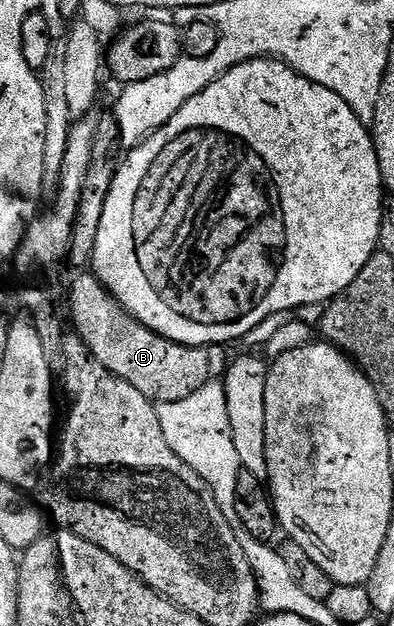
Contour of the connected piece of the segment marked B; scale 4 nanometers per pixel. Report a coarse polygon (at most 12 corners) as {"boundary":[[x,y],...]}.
{"boundary":[[91,271],[68,289],[75,336],[156,405],[220,381],[224,345],[179,345]]}

